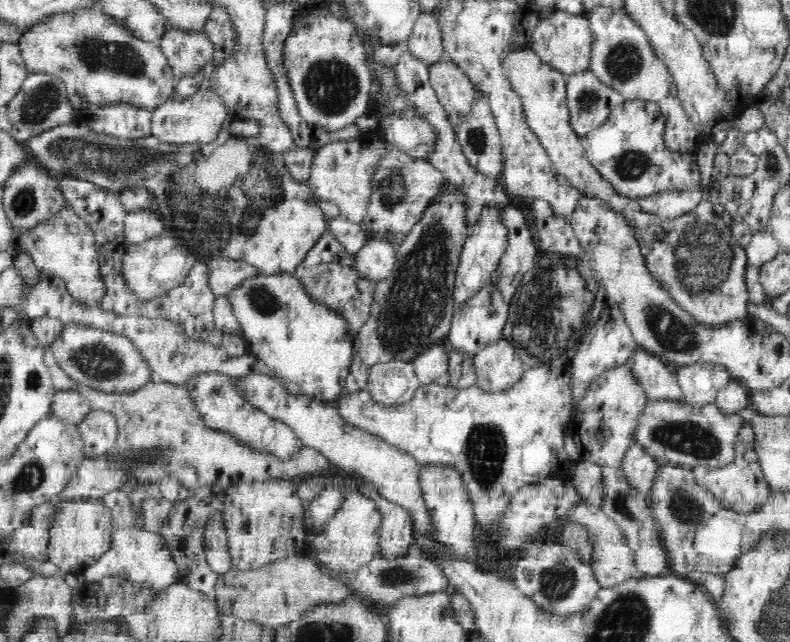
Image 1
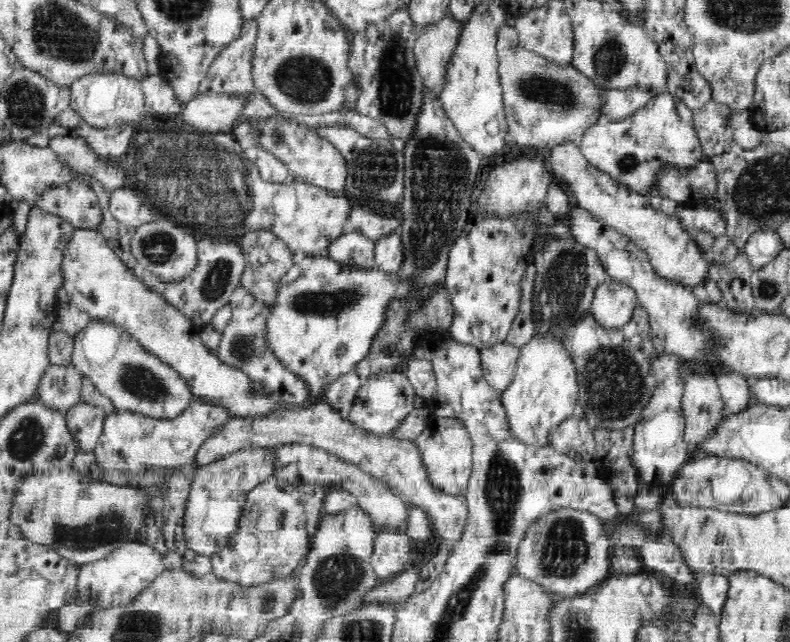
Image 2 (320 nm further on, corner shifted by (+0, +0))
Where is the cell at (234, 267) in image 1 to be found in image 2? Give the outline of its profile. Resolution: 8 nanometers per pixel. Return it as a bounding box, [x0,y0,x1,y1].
[239,233,296,299]

